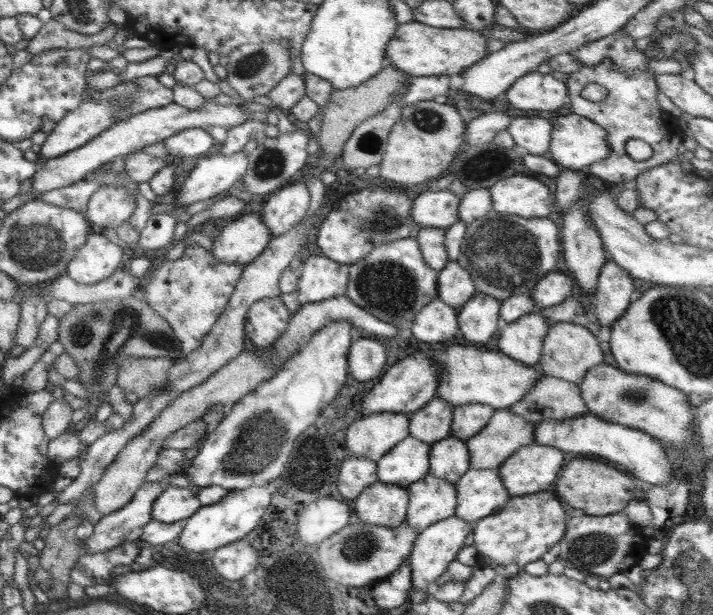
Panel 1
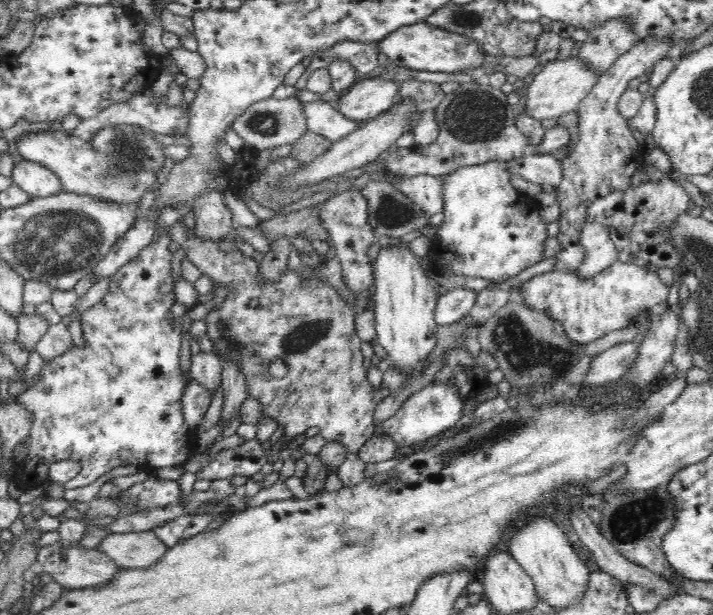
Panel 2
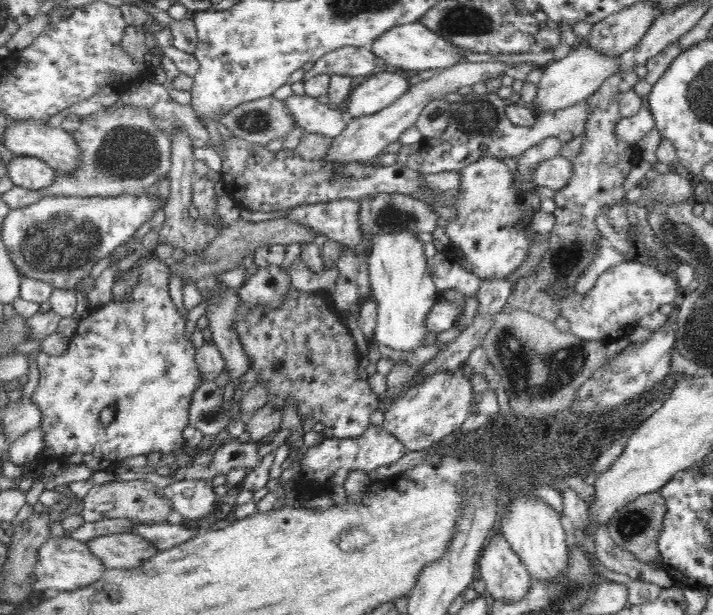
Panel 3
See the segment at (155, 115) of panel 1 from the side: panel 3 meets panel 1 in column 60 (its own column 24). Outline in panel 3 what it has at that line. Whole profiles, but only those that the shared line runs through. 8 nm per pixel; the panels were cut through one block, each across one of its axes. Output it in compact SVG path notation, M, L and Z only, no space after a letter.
M17 155L7 164L7 175L16 186L40 189L54 182L52 167L38 157Z

